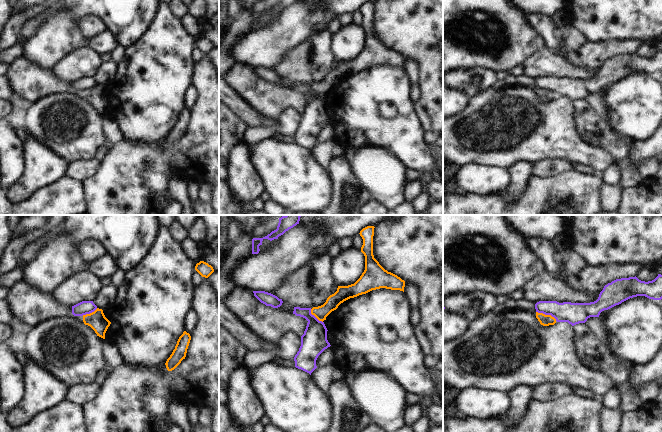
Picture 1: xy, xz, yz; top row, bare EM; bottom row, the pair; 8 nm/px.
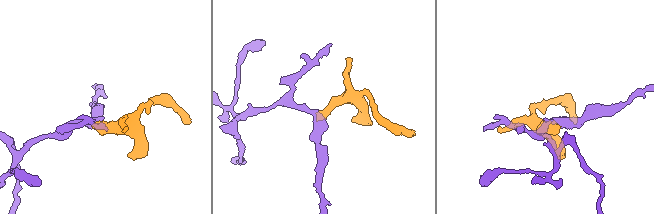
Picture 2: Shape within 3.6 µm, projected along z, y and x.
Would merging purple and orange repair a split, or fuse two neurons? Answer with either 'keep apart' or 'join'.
keep apart

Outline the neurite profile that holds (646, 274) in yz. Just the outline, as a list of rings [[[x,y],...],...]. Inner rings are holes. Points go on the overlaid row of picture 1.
[[[642,267],[636,277],[641,281],[652,281],[658,276],[658,272],[655,267]]]

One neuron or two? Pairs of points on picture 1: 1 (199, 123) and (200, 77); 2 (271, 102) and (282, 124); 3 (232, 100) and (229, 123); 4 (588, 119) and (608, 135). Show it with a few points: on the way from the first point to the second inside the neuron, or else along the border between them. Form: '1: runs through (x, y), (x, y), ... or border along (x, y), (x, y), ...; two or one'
1: runs through (204, 112), (204, 88); one
2: border along (300, 111), (294, 108), (284, 108), (276, 120); two
3: border along (229, 107), (247, 125); two
4: runs through (593, 124), (603, 132); one

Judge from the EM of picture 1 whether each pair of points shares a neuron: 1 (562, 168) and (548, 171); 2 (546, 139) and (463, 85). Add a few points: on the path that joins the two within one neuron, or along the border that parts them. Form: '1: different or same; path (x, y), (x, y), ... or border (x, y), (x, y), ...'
1: same; path (559, 168), (551, 168)
2: different; border (496, 81), (470, 98)

